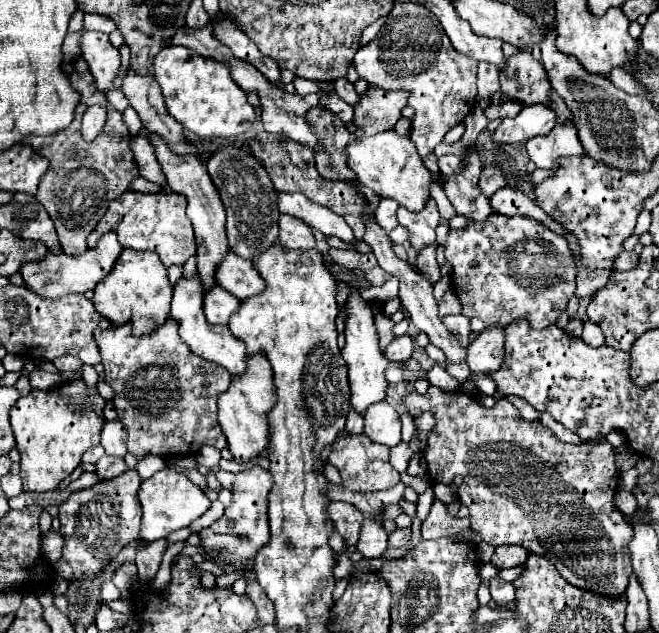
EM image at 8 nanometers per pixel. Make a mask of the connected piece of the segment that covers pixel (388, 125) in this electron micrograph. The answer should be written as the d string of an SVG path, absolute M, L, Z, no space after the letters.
M369 85L365 95L361 95L355 105L355 125L359 125L357 137L393 129L393 125L401 119L407 99L407 91L385 91Z

